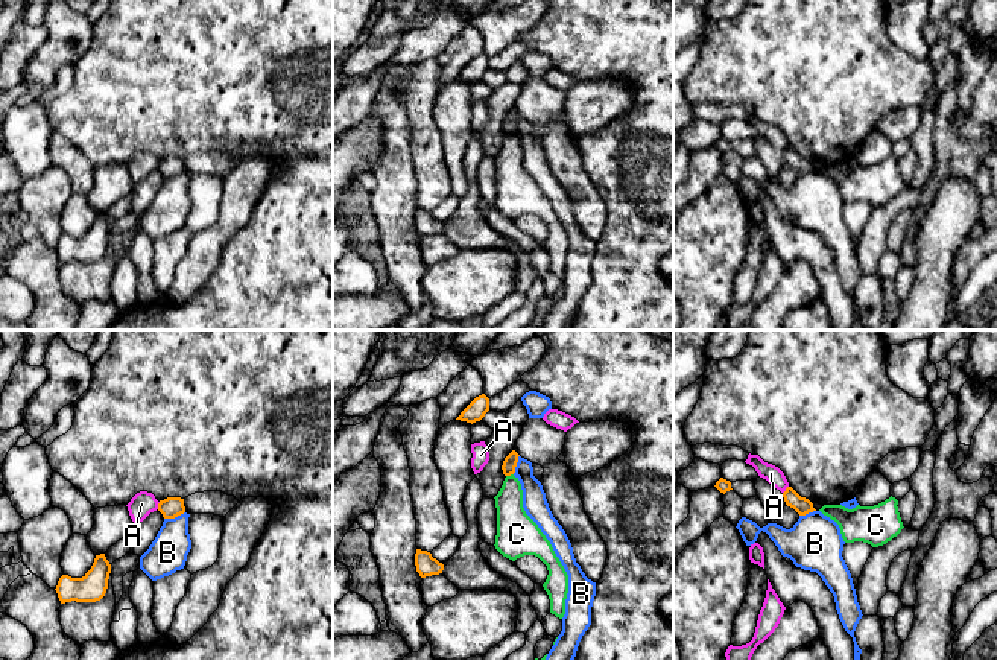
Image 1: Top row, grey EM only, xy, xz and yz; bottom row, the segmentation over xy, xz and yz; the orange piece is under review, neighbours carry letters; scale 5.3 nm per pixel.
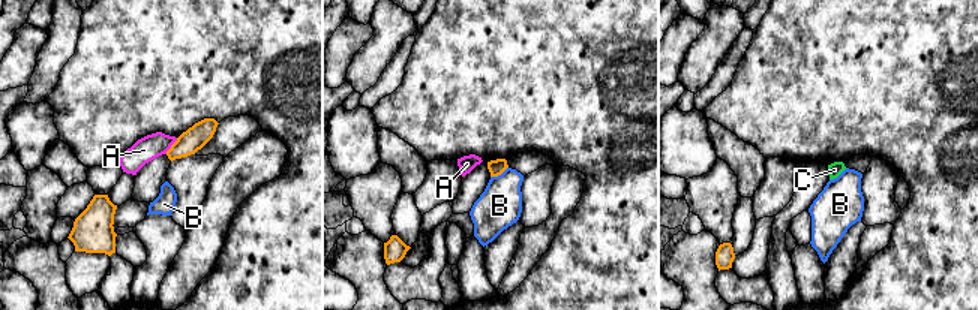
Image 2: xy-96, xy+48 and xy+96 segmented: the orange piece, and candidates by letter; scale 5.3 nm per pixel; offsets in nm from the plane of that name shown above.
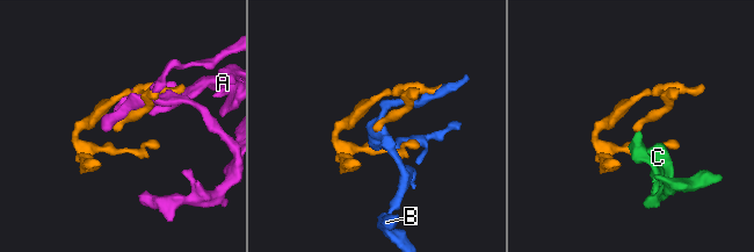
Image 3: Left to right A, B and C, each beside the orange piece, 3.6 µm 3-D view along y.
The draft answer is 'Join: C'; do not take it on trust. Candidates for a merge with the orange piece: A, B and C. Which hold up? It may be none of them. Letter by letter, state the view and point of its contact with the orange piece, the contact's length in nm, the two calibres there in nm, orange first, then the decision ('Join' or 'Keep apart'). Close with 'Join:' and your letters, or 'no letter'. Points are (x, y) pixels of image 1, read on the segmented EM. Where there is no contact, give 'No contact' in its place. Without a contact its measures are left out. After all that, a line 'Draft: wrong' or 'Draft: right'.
A: Touches orange at xy (158, 505). Shared border 40 nm. Thickness 110 nm (orange) against 120 nm. Keep apart
B: Touches orange at xy (174, 517). Shared border 120 nm. Thickness 110 nm (orange) against 200 nm. Keep apart
C: Touches orange at xz (509, 475). Shared border 40 nm. Thickness 70 nm (orange) against 170 nm. Keep apart
Join: no letter
Draft: wrong

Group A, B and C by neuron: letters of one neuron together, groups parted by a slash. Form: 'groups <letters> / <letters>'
groups A / B / C

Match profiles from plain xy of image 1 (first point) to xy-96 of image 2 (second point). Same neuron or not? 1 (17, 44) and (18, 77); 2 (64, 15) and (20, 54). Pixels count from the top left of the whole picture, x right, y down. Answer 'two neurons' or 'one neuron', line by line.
1: one neuron
2: two neurons

